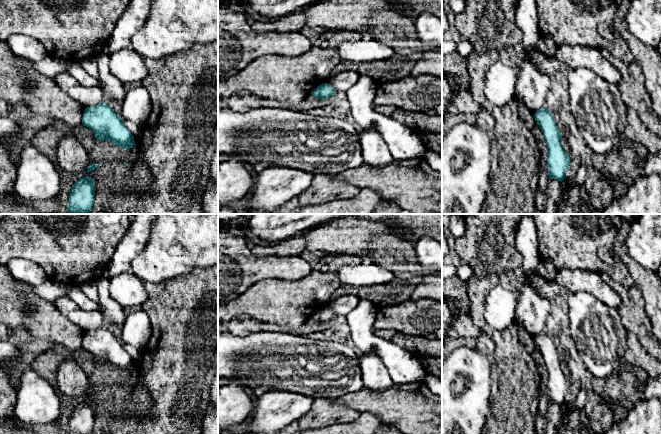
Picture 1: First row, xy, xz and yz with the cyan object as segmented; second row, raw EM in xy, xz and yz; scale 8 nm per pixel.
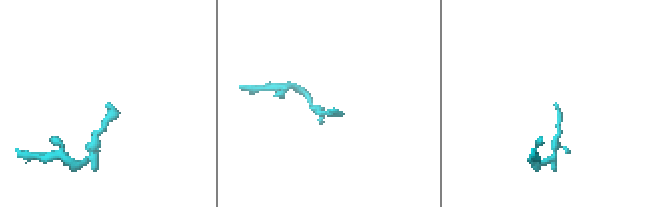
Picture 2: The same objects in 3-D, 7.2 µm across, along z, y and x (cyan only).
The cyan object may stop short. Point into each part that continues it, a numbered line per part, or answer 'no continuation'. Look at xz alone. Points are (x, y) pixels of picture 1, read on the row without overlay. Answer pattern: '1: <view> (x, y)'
no continuation

